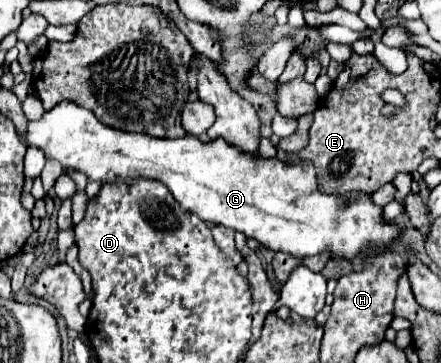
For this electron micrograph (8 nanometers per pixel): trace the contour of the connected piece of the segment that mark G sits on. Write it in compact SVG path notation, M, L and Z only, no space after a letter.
M60 102L54 110L46 112L40 120L28 122L26 140L30 146L40 146L48 160L50 158L58 160L64 168L74 168L78 172L84 172L88 178L98 180L102 184L114 182L118 178L140 178L140 176L160 180L162 184L166 184L172 196L186 210L198 214L204 222L220 224L236 232L242 232L244 236L258 240L260 244L268 246L274 252L286 252L298 258L306 258L306 256L314 256L324 250L330 250L334 258L352 260L354 256L364 254L372 246L386 248L400 238L398 226L384 222L382 208L372 204L370 198L360 194L350 204L342 206L342 198L322 194L318 190L314 166L310 166L310 162L286 166L280 160L254 158L230 146L222 138L204 144L192 134L184 138L176 138L176 140L148 138L146 134L126 134L98 122L98 118L90 110L78 104Z

